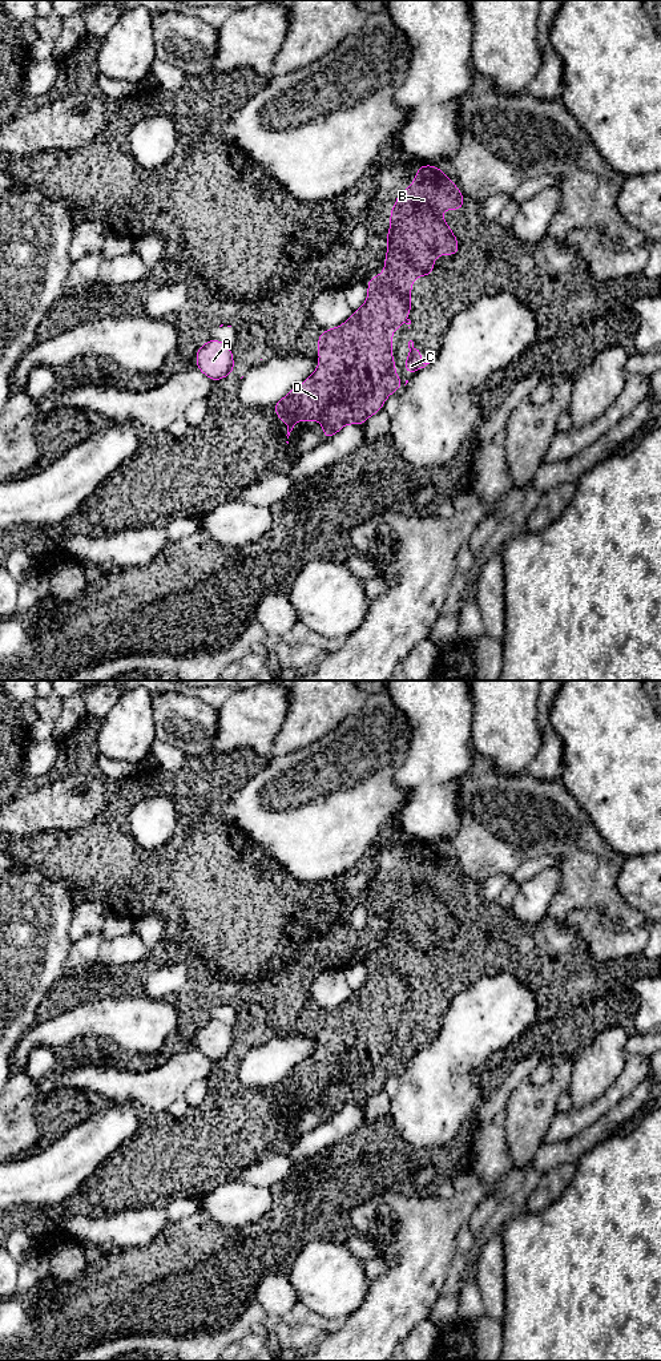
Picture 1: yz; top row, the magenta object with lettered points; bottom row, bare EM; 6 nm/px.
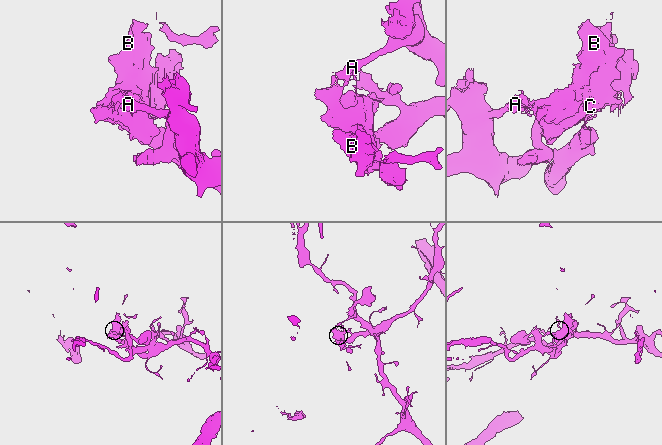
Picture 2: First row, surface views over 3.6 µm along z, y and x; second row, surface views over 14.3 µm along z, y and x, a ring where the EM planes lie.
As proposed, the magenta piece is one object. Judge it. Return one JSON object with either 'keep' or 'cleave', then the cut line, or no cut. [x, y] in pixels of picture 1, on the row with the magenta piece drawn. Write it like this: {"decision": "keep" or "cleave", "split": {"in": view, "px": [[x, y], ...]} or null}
{"decision": "cleave", "split": {"in": "yz", "px": [[233, 360], [225, 375]]}}

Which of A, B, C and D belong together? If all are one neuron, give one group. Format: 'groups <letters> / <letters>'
groups A / B C D

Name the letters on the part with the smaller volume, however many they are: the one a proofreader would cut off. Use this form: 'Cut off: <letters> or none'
Cut off: B, C, D

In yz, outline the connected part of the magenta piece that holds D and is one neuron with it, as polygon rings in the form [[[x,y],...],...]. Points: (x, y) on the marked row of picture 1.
[[[416,165],[419,169],[416,177],[411,182],[410,189],[400,190],[400,195],[395,198],[395,207],[391,209],[390,219],[391,225],[388,229],[388,233],[386,235],[387,239],[387,254],[384,258],[384,271],[380,275],[371,276],[367,280],[367,290],[368,295],[366,298],[364,304],[352,311],[351,316],[340,326],[335,328],[323,330],[322,335],[317,338],[318,342],[318,355],[319,362],[317,366],[317,369],[313,375],[310,375],[303,383],[294,387],[283,399],[274,403],[274,412],[275,415],[286,424],[287,427],[287,439],[290,436],[290,432],[294,428],[295,421],[310,421],[310,420],[318,420],[323,427],[323,440],[327,440],[332,437],[335,433],[338,433],[346,424],[354,424],[354,425],[362,425],[367,421],[367,419],[379,411],[383,409],[383,404],[386,399],[392,395],[396,389],[403,389],[404,385],[400,384],[402,379],[396,376],[395,371],[395,360],[392,358],[392,331],[399,330],[403,323],[411,324],[411,320],[404,320],[404,316],[410,316],[411,314],[411,288],[414,286],[414,278],[415,276],[430,276],[432,274],[432,270],[435,267],[435,257],[436,255],[456,255],[459,254],[459,241],[456,239],[455,234],[447,225],[447,222],[442,217],[443,210],[462,210],[464,206],[464,195],[462,191],[456,187],[454,181],[446,175],[436,165]]]

